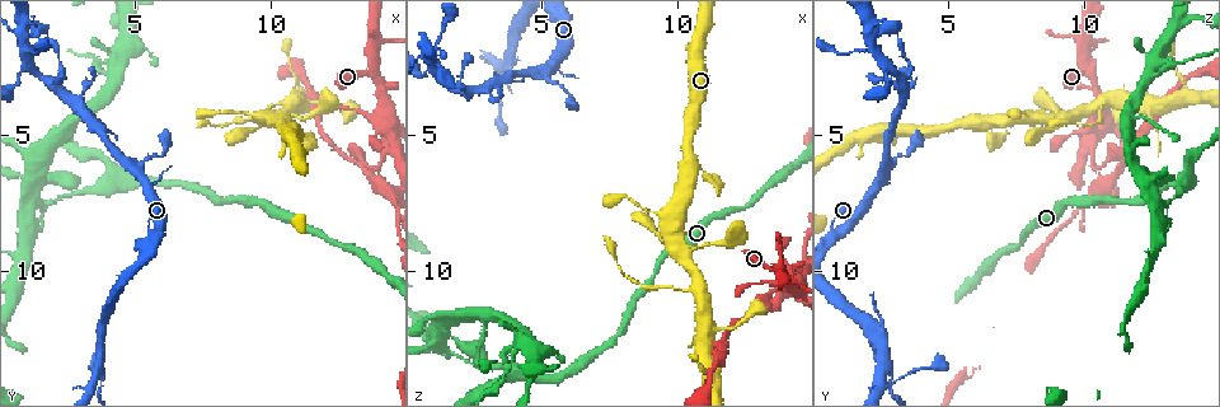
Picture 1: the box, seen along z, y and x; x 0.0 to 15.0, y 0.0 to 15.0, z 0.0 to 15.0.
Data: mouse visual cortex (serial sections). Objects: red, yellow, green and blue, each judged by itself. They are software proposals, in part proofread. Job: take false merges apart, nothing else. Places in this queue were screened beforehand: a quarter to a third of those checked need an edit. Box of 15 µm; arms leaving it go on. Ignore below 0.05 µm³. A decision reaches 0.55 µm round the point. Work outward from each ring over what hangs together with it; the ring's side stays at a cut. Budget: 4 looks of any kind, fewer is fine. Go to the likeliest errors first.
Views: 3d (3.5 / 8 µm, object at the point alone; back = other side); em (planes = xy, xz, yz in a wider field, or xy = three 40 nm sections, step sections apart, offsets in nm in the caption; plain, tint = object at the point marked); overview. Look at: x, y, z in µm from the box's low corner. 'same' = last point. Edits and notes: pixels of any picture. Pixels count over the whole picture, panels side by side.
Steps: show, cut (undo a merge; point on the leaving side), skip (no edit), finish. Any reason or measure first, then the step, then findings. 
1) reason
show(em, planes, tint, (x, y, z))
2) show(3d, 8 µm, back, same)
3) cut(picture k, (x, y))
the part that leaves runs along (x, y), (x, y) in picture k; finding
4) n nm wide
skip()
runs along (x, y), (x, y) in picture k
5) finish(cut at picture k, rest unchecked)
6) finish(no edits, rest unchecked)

calibre changes
show(3d, 3.5 µm, (10.8, 3.8, 10.6))

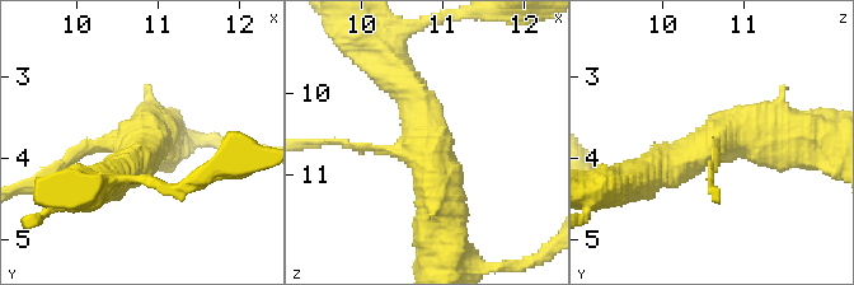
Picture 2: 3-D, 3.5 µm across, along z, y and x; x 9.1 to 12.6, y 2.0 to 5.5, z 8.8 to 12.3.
skip()
runs along (651, 174), (726, 135), (797, 139) in picture 2; one cell here

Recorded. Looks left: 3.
show(3d, 3.5 µm, (13.8, 2.7, 10.1))

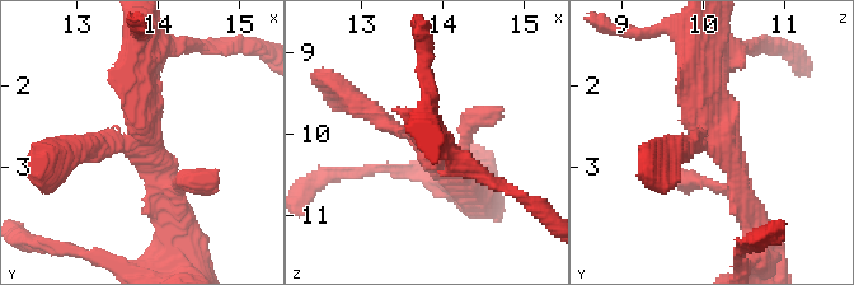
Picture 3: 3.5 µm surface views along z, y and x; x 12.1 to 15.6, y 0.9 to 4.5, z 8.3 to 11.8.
3 arms; arms of 300, 300, 350 nm
show(em, xy, step 2, tint, (13.75, 2.65, 10.05))

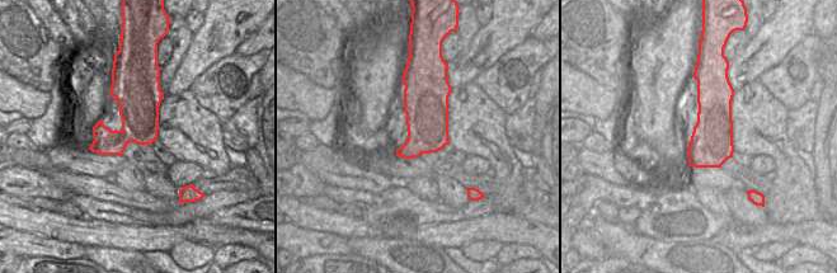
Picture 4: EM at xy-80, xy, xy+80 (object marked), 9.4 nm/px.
400 nm wide
skip()
runs along (64, 154), (142, 135), (142, 54) in picture 3; one cell here

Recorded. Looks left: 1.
finish(no edits, rest unchecked)

